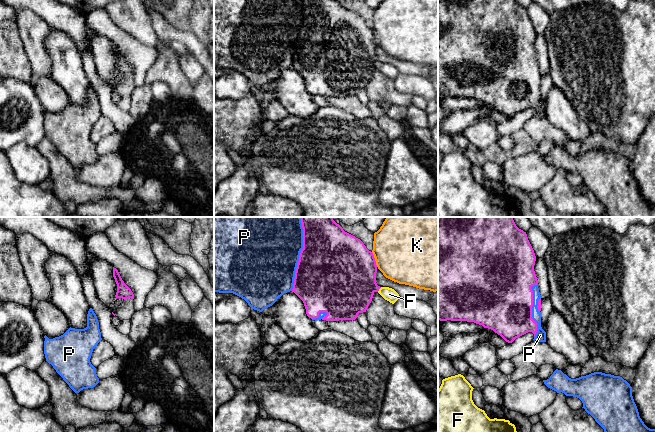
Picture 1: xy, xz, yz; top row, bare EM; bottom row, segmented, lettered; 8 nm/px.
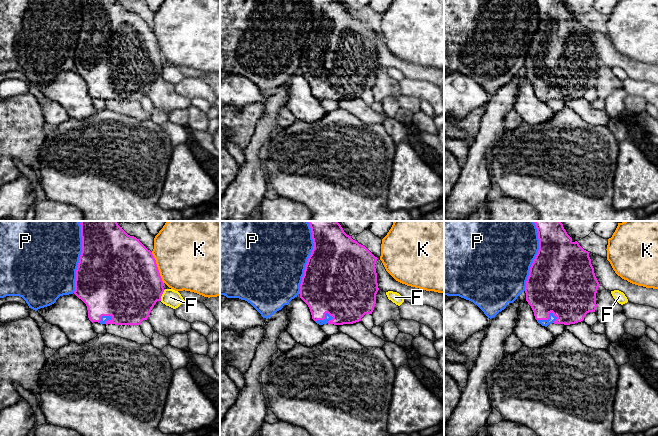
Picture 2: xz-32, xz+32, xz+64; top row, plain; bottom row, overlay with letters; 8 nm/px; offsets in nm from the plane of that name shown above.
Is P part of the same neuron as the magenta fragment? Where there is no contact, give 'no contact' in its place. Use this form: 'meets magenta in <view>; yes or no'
meets magenta in xz; yes

